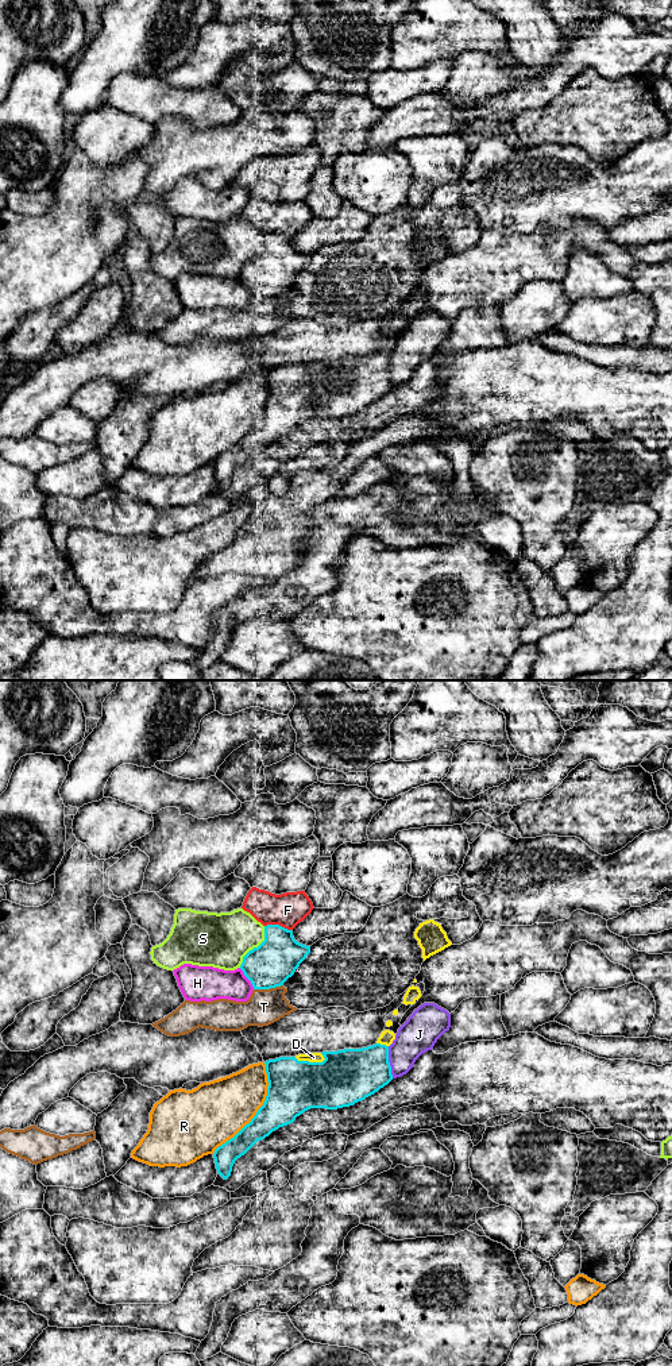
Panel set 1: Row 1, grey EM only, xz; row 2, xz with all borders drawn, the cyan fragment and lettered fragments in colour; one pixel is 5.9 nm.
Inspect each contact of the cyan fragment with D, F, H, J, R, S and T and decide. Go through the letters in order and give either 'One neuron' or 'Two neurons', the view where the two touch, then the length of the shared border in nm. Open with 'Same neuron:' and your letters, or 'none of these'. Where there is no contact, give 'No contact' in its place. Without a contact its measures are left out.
Same neuron: D
D: One neuron. Touches cyan in xz. Shared border 190 nm
F: Two neurons. Touches cyan in xz. Shared border 160 nm
H: Two neurons. Touches cyan in xz. Shared border 160 nm
J: Two neurons. Touches cyan in xz. Shared border 190 nm
R: Two neurons. Touches cyan in xz. Shared border 650 nm
S: Two neurons. Touches cyan in xz. Shared border 300 nm
T: Two neurons. Touches cyan in xz. Shared border 180 nm

